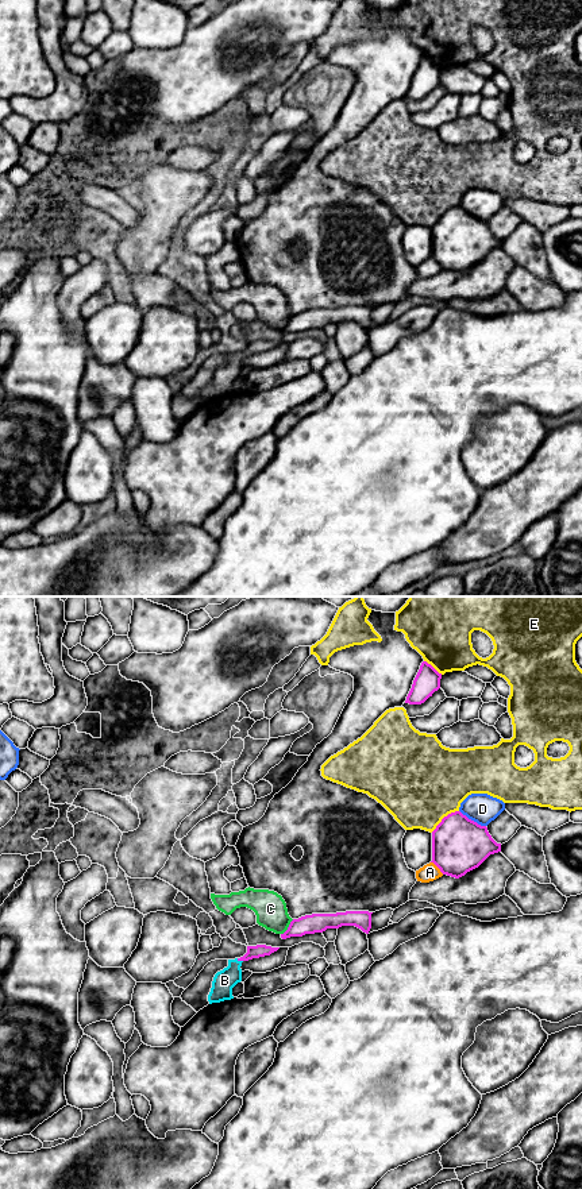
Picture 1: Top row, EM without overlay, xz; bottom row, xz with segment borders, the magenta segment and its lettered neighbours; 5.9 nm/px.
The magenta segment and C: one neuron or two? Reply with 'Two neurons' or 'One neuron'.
Two neurons

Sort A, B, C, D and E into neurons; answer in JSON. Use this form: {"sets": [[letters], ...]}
{"sets": [["A"], ["B"], ["C"], ["D"], ["E"]]}

